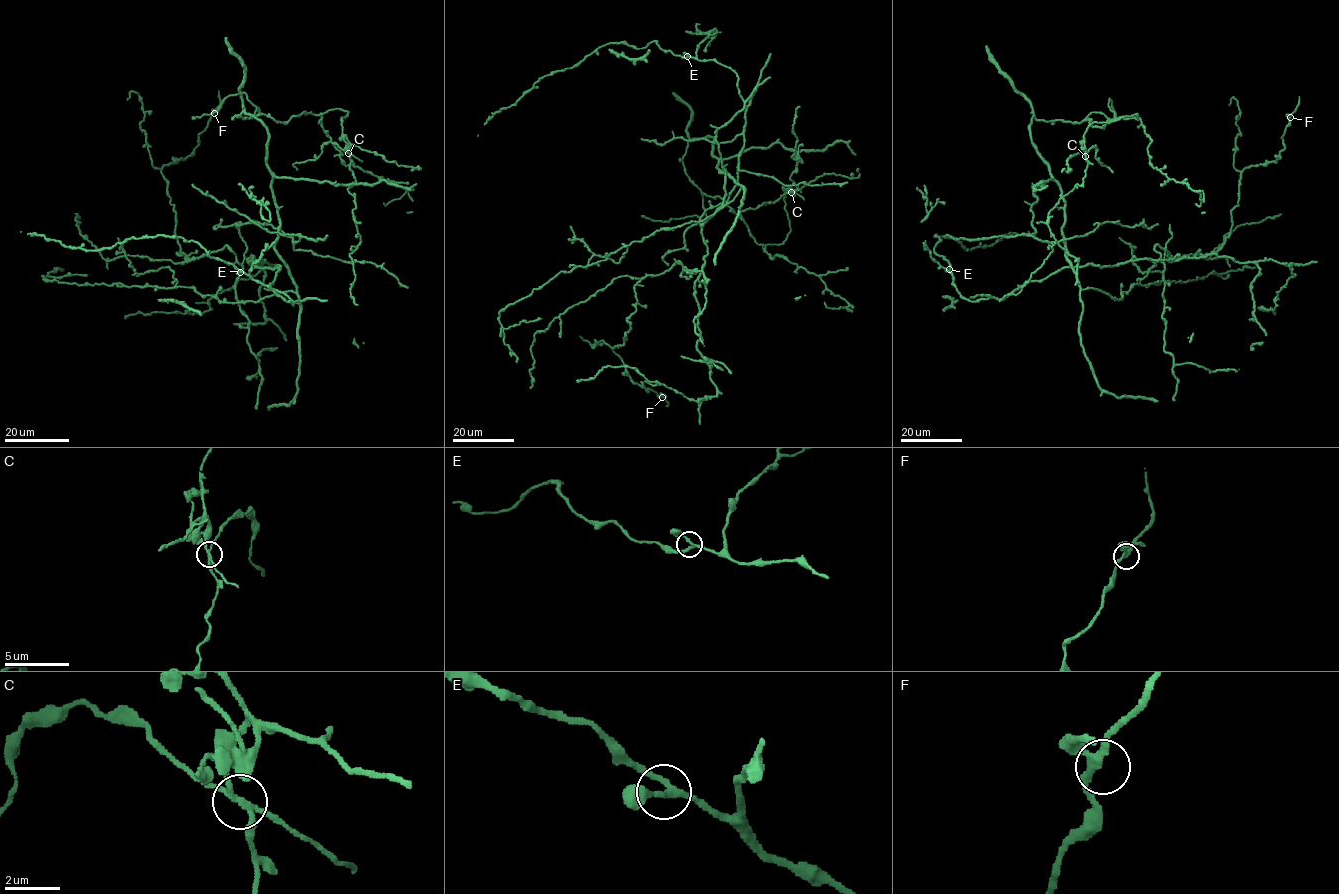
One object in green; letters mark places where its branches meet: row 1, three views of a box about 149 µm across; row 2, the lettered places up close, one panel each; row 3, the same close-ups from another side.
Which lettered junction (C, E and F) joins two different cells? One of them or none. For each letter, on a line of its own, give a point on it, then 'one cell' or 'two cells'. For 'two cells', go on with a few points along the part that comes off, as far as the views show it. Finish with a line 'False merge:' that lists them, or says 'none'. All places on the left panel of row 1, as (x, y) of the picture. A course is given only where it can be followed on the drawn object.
C: (348, 153) | two cells | (348, 153), (327, 142), (317, 158), (295, 163), (293, 165), (297, 170)
E: (240, 272) | one cell
F: (214, 113) | one cell
False merge: C

